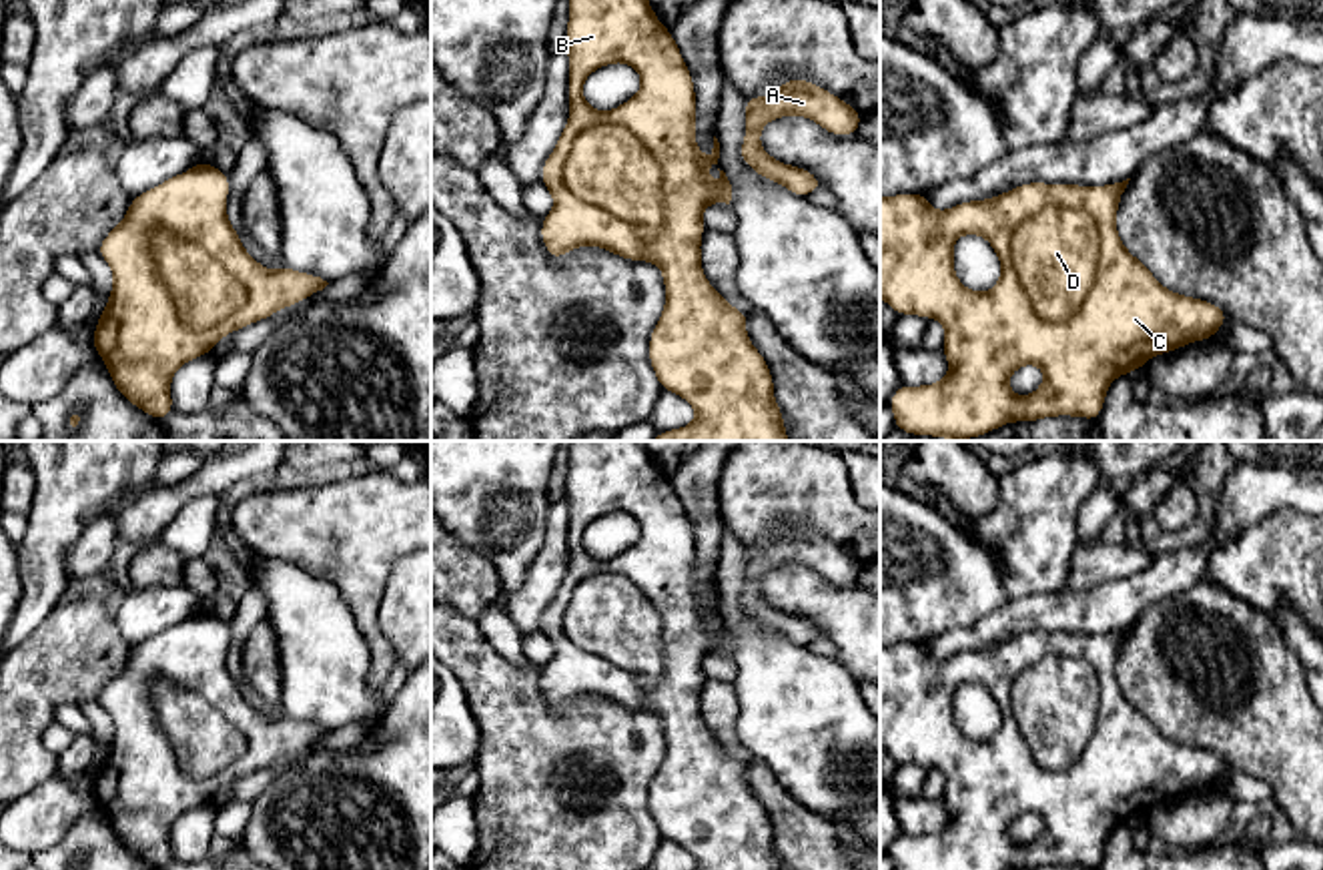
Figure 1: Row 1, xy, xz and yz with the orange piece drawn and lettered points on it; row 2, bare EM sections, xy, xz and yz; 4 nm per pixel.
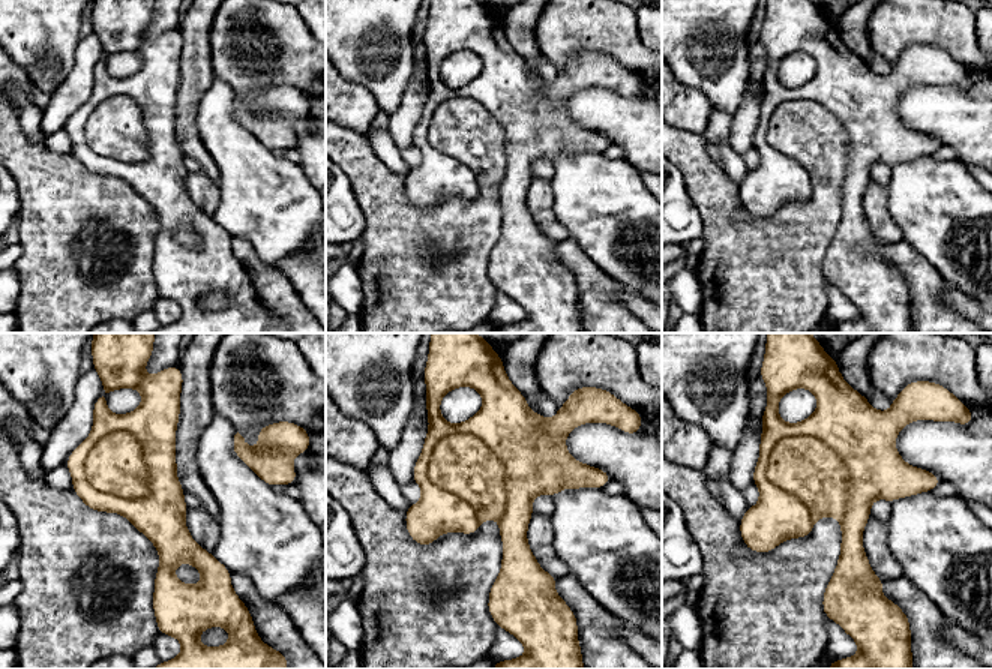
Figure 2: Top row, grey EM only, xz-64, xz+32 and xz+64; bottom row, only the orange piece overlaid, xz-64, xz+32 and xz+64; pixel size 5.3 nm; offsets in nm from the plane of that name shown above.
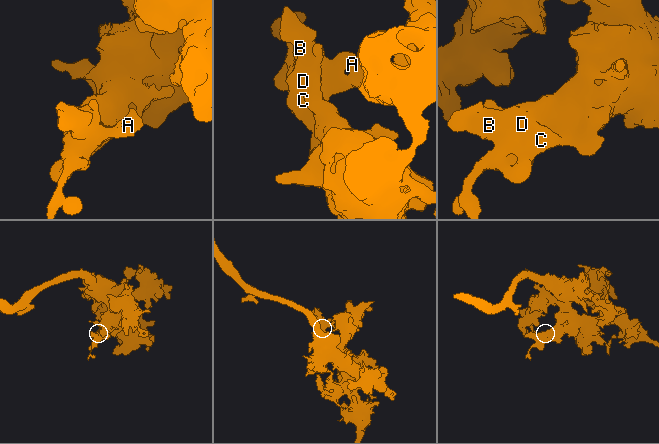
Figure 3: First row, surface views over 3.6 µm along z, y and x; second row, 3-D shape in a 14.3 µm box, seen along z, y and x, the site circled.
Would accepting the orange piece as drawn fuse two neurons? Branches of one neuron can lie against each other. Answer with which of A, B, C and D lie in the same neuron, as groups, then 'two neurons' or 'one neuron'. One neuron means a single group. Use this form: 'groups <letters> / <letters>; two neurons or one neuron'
groups A B C / D; two neurons

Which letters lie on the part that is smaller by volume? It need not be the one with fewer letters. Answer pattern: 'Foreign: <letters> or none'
Foreign: D

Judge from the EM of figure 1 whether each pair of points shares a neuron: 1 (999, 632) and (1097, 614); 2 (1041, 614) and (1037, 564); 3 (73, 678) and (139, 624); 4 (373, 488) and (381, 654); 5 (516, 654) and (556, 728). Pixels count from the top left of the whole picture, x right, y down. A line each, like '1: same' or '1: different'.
1: same
2: different
3: different
4: same
5: different

